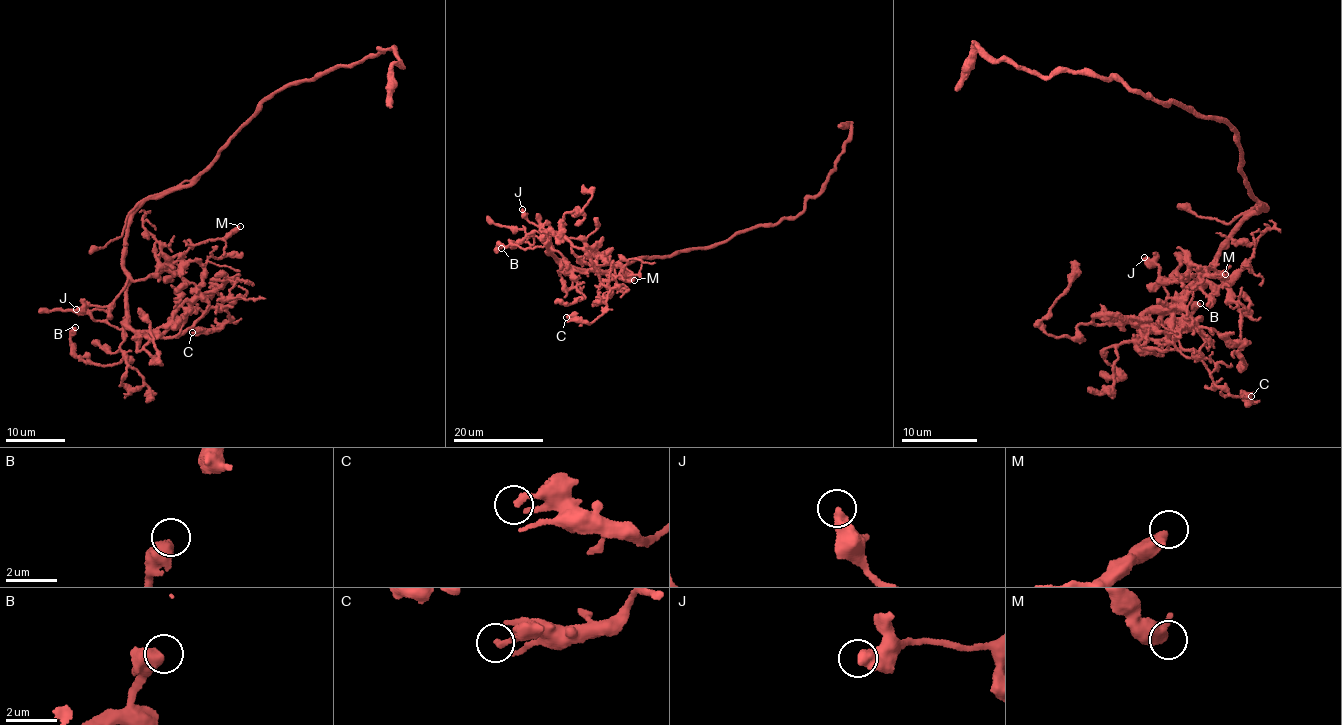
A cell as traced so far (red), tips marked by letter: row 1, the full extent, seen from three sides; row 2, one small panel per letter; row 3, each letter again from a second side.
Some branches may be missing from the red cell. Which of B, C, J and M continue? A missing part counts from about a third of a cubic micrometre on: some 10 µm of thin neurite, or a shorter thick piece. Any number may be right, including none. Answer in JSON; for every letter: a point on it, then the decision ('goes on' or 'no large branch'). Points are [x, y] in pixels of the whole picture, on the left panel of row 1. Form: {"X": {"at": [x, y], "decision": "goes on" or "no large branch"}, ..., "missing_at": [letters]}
{"B": {"at": [75, 327], "decision": "no large branch"}, "C": {"at": [192, 332], "decision": "no large branch"}, "J": {"at": [76, 309], "decision": "no large branch"}, "M": {"at": [240, 226], "decision": "no large branch"}, "missing_at": []}

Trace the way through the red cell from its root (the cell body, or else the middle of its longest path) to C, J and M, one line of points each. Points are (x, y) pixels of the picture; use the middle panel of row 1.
C: (629, 263), (602, 271), (564, 263), (545, 253), (550, 236), (584, 251), (609, 290), (592, 322), (566, 317)
J: (629, 263), (588, 270), (548, 255), (551, 242), (522, 209)
M: (629, 263), (588, 270), (546, 253), (557, 250), (566, 267), (582, 272), (605, 264), (619, 266), (634, 280)

